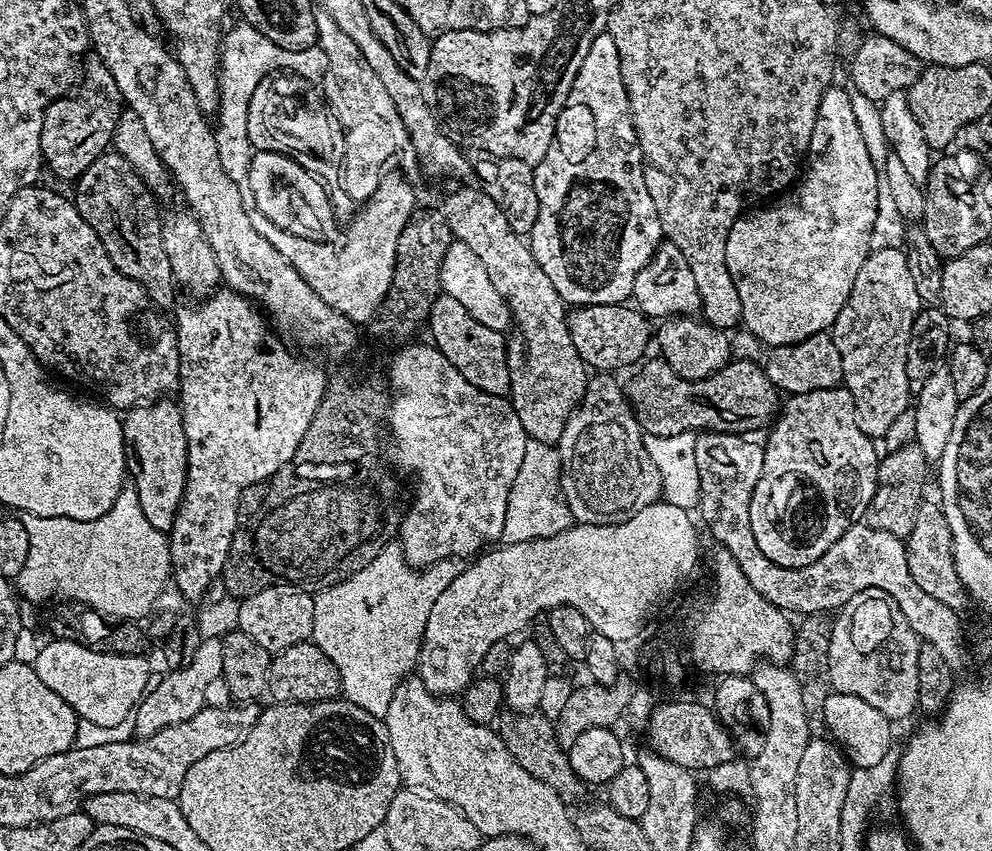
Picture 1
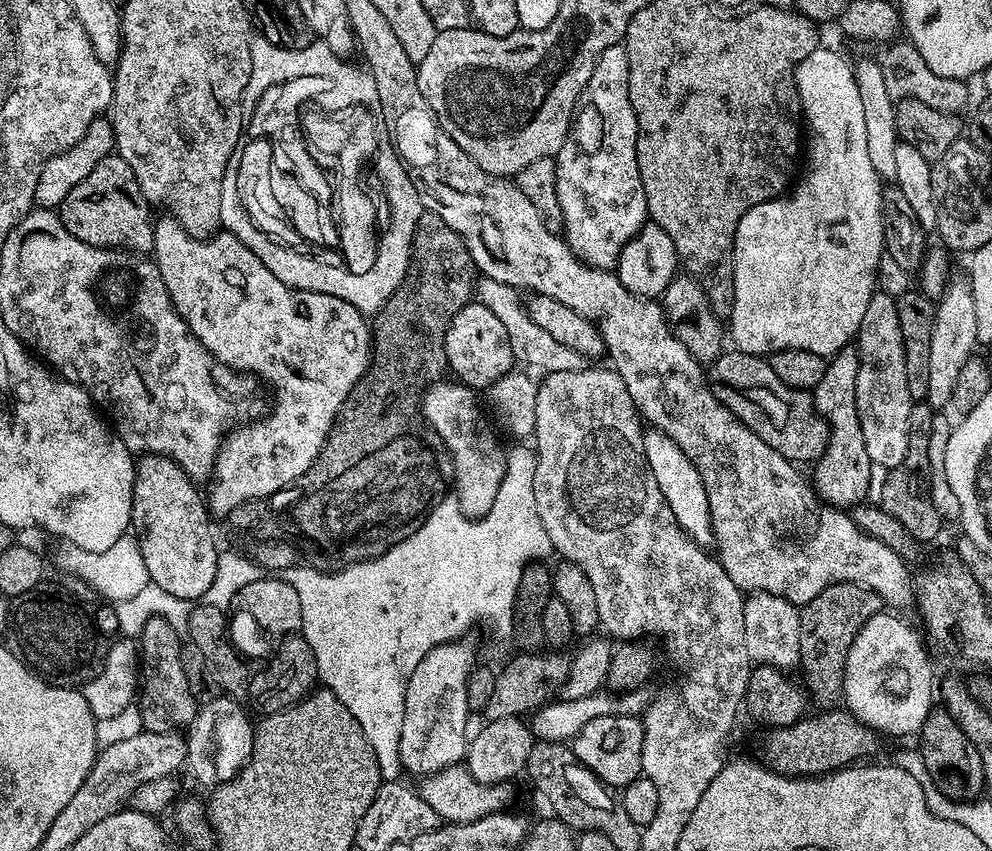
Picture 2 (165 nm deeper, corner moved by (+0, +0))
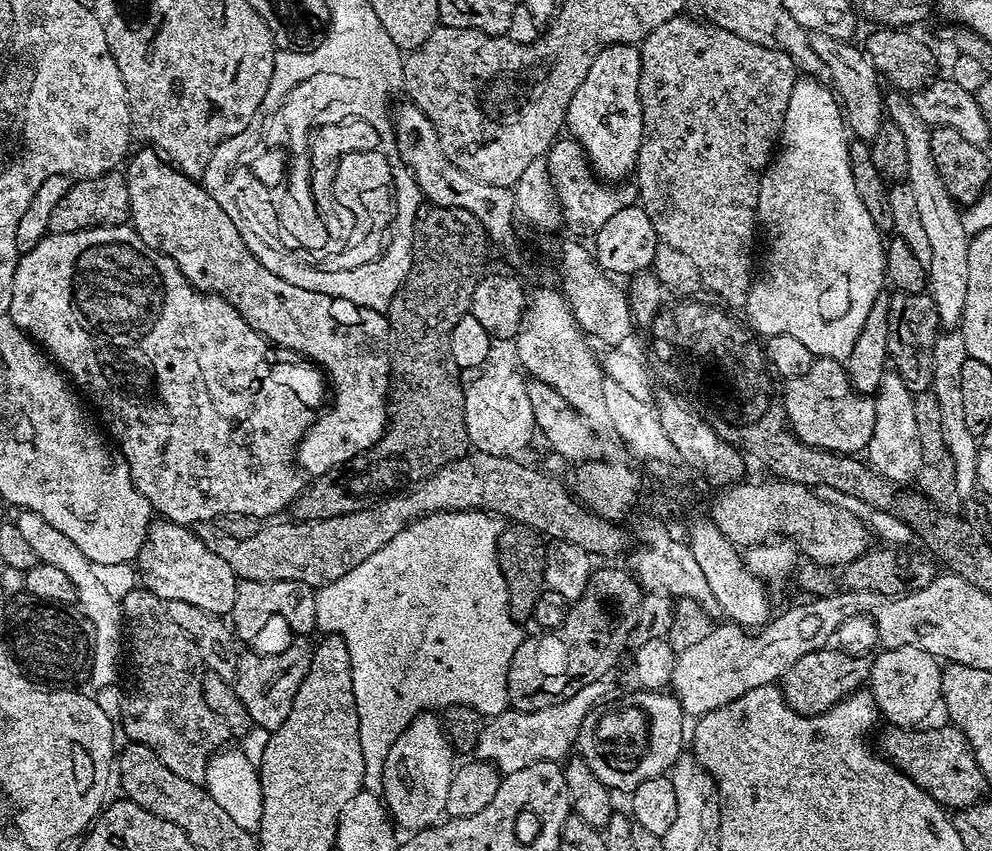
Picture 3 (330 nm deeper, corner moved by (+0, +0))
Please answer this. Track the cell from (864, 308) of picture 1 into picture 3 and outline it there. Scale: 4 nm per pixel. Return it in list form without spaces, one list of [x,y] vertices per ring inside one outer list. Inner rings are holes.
[[[888,370],[875,390],[874,399],[876,413],[874,430],[866,449],[867,463],[893,485],[911,485],[922,466],[922,446],[918,442],[918,422],[914,418],[915,395],[906,390],[906,382],[896,371]]]

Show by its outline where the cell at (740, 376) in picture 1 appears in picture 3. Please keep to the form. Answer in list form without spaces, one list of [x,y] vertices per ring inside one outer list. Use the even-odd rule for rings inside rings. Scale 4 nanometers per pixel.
[[[813,359],[810,370],[804,376],[794,376],[784,388],[783,415],[793,436],[806,446],[820,448],[823,452],[841,452],[844,456],[860,454],[867,449],[874,430],[876,402],[871,395],[861,394],[848,380],[845,365],[838,360]]]

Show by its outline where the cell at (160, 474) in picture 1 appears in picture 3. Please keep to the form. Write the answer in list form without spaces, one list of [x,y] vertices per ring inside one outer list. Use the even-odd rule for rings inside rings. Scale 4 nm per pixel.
[[[156,518],[148,525],[148,533],[140,547],[138,557],[138,580],[143,587],[150,589],[161,602],[188,602],[190,606],[198,606],[198,610],[209,612],[211,616],[227,617],[234,606],[234,594],[238,577],[214,550],[208,547],[203,539],[195,536],[191,527],[175,524],[163,518]]]

